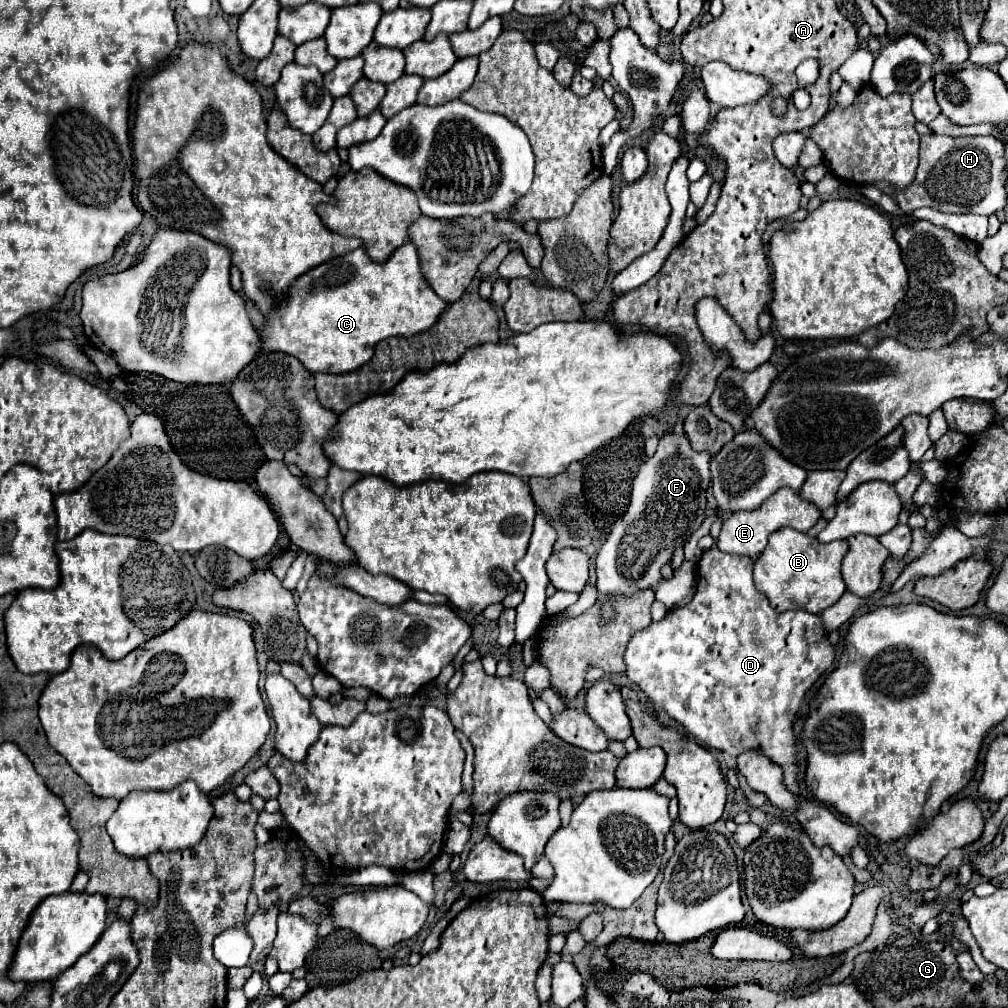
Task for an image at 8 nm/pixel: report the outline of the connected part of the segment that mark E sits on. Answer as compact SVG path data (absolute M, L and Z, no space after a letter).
M779 489L761 507L753 511L737 511L729 519L725 519L723 529L717 537L717 547L729 555L747 555L755 559L765 549L767 539L773 531L781 527L791 527L807 533L819 521L819 517L821 517L821 511L817 509L817 505L801 499L801 495L793 489Z

